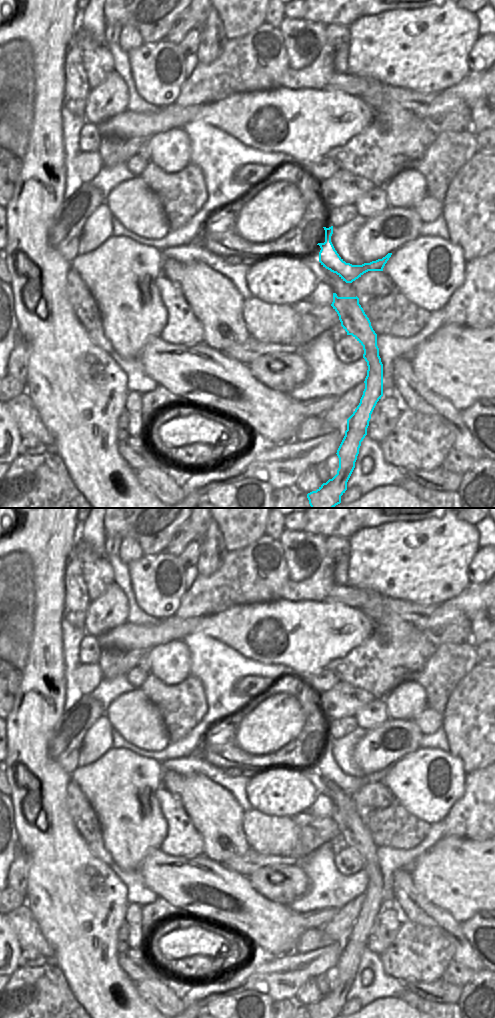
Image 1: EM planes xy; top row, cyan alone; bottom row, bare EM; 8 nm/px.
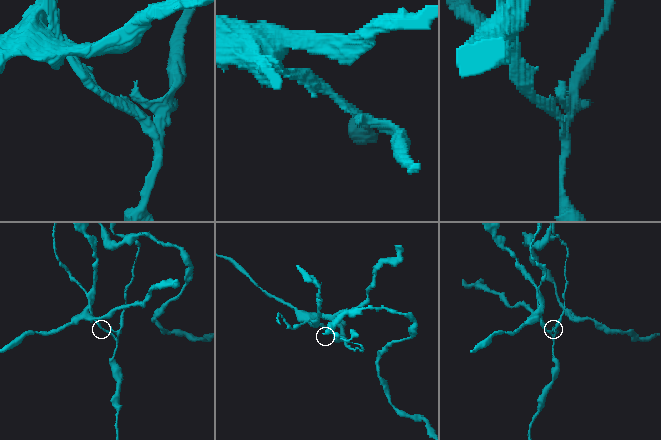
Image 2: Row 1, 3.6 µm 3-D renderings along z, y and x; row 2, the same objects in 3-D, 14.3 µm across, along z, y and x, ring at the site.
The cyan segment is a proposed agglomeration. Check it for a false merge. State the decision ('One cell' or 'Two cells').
Two cells.

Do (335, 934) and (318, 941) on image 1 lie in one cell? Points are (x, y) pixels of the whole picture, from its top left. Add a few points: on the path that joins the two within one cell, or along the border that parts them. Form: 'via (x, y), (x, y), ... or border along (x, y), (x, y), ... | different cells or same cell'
border along (321, 927), (324, 934), (334, 941) | different cells

